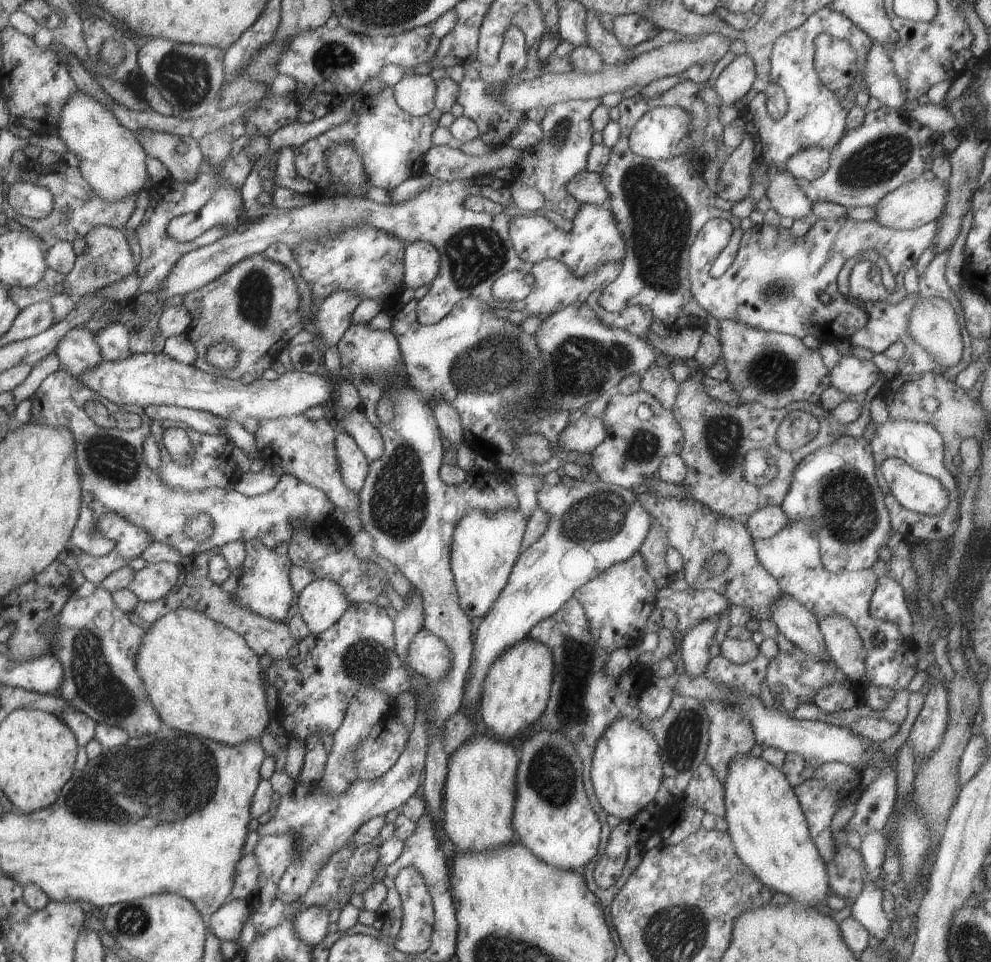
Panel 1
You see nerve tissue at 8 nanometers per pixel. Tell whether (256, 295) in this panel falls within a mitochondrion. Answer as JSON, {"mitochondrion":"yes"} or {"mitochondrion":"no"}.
{"mitochondrion":"yes"}

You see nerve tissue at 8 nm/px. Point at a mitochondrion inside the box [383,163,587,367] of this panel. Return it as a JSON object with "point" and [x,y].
{"point":[475,253]}

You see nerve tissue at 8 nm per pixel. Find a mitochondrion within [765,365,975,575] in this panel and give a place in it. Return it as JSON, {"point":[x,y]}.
{"point":[848,508]}

